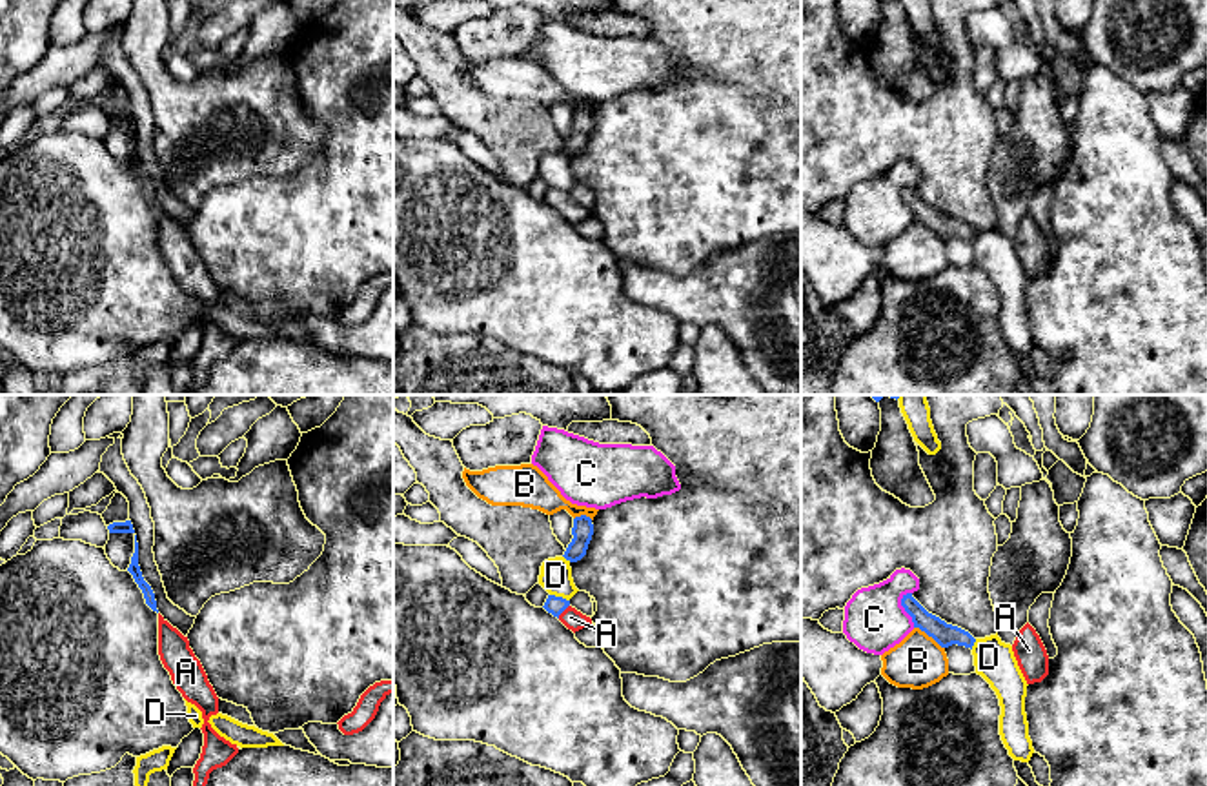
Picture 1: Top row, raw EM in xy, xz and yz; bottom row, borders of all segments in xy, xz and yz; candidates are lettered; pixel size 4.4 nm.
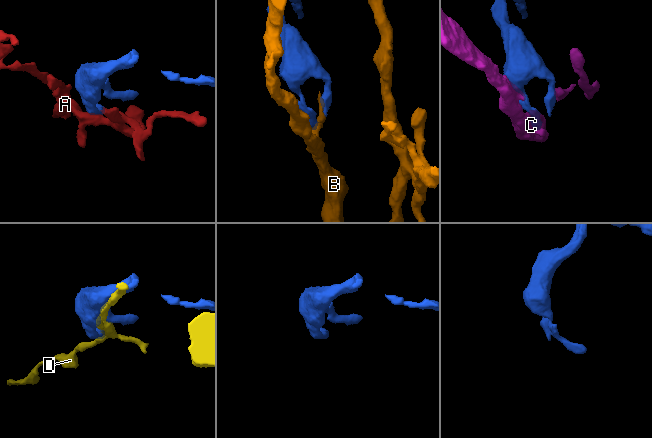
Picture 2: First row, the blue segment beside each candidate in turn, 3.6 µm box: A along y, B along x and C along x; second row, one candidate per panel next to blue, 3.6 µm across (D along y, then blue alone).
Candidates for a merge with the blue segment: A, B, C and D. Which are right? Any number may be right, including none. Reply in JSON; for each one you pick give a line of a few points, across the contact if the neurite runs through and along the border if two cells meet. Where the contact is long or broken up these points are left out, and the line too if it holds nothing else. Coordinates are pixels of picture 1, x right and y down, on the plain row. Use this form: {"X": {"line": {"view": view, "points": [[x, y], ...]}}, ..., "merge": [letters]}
{"A": {"line": {"view": "xz", "points": [[554, 197], [563, 202], [570, 210]]}}, "merge": ["A"]}

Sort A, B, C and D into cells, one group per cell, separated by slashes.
A / B / C / D

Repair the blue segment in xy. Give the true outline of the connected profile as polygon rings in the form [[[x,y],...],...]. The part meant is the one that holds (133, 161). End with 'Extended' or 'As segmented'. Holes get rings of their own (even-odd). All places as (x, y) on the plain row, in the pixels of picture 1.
[[[135,127],[135,146],[131,149],[131,156],[127,160],[127,164],[133,167],[135,175],[138,176],[138,180],[144,186],[146,196],[158,206],[157,202],[157,193],[155,193],[155,186],[151,182],[151,178],[144,173],[140,158],[138,158],[138,135],[137,135],[137,127]]]. As segmented

